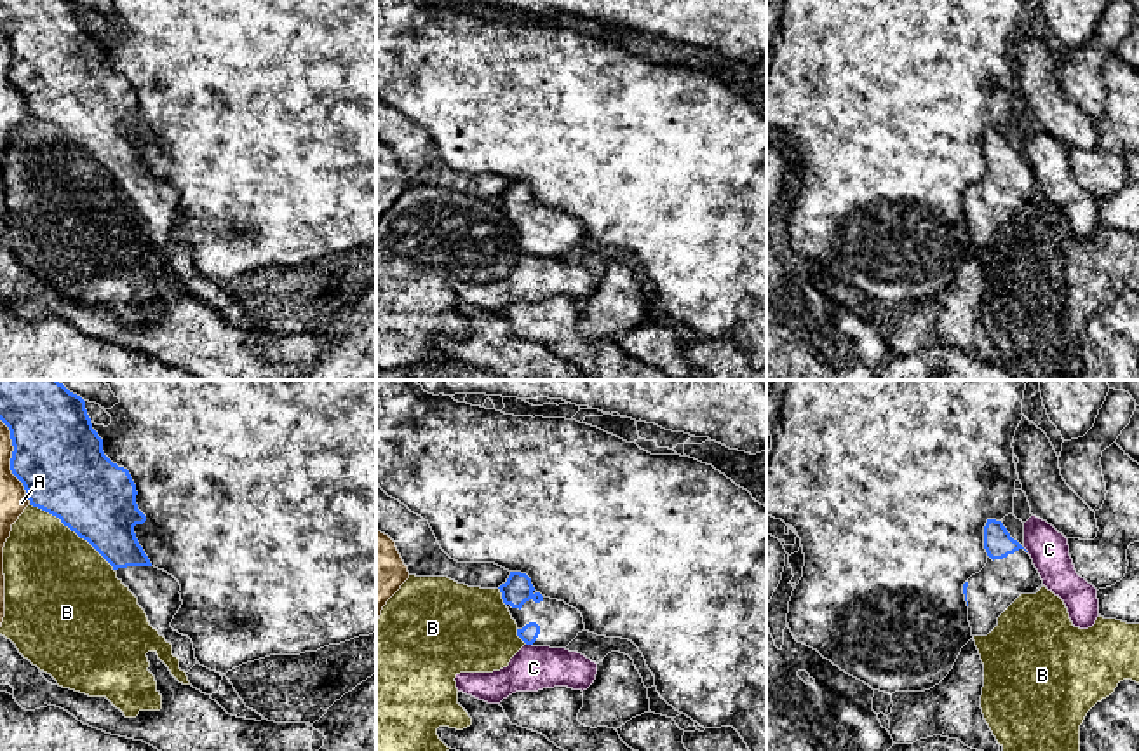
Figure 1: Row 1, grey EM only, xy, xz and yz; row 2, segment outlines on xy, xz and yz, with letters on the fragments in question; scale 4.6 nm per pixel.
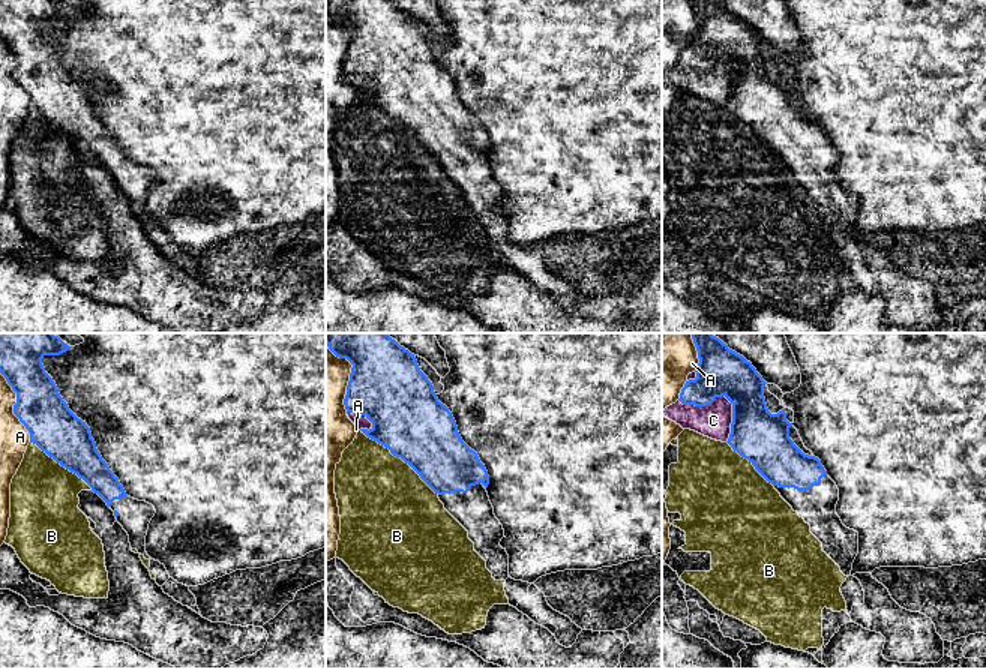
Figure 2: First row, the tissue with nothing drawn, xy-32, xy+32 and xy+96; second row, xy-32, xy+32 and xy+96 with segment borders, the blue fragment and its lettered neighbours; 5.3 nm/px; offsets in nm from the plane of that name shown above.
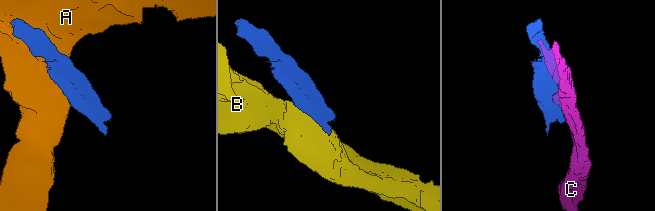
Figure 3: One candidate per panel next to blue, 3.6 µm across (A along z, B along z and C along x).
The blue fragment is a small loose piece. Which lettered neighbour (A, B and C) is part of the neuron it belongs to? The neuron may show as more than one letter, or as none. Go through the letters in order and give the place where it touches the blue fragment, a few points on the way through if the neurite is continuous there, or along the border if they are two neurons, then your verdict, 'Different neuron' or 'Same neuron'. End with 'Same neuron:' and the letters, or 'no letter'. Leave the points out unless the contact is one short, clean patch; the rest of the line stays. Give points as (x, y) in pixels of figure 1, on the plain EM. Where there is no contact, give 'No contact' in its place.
A: Touches blue at xy (11, 72). Different neuron
B: Touches blue at xy (74, 140). Different neuron
C: Touches blue at xz (530, 253). Different neuron
Same neuron: no letter

